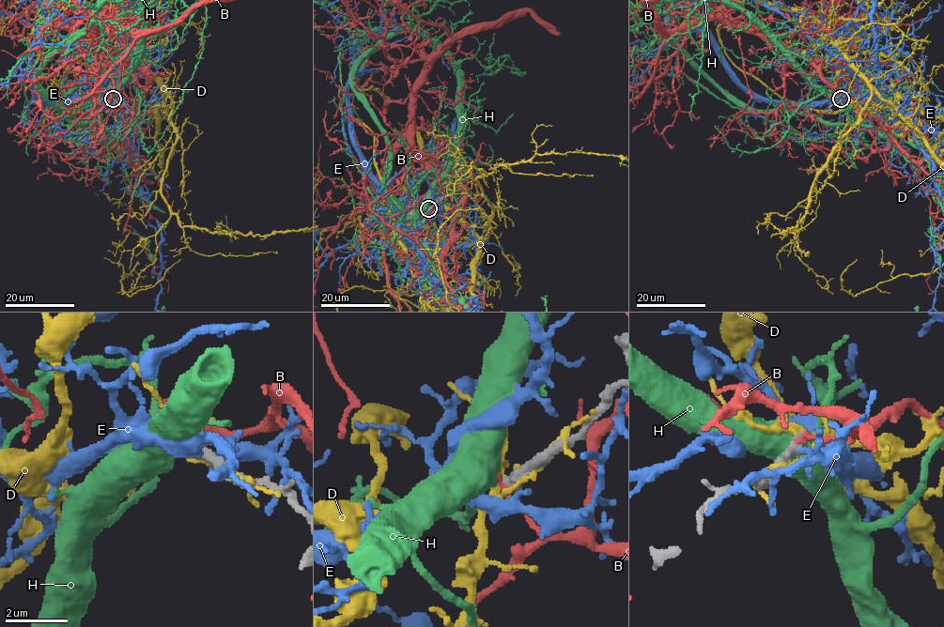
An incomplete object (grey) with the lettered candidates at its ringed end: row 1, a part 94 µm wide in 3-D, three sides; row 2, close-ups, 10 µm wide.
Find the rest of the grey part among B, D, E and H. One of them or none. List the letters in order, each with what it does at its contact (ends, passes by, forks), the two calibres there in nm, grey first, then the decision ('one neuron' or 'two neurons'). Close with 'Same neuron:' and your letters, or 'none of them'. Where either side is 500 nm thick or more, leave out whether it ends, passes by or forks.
B: it ends there; 360 nm thick on the grey side, 190 nm on the other; two neurons
D: it forks there; 320 nm thick on the grey side, 240 nm on the other; two neurons
E: it passes by; 420 nm thick on the grey side, 200 nm on the other; two neurons
H: 320 nm thick on the grey side, 750 nm on the other; one neuron
Same neuron: H

